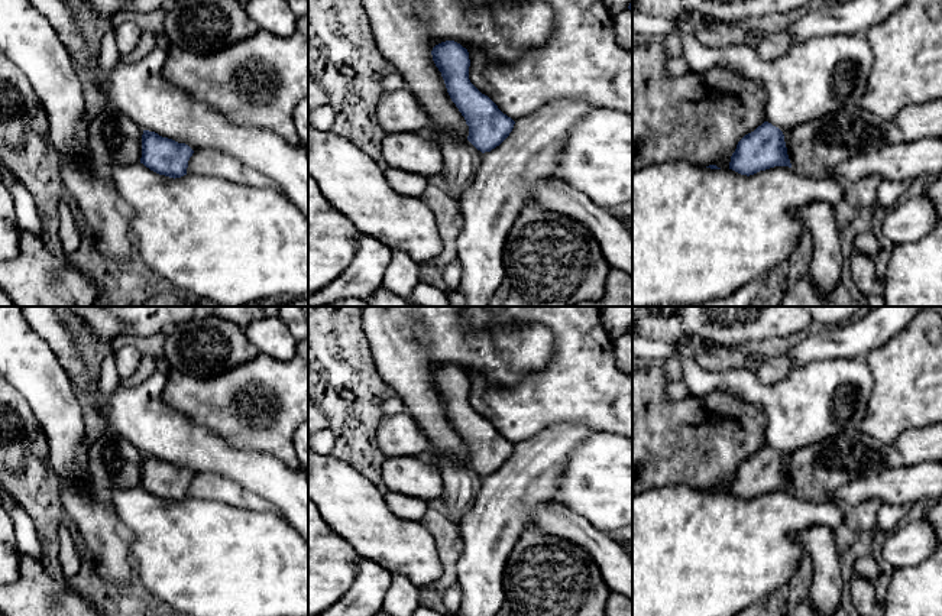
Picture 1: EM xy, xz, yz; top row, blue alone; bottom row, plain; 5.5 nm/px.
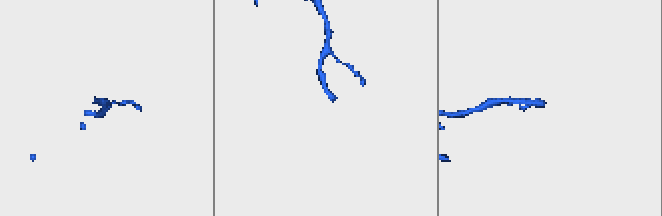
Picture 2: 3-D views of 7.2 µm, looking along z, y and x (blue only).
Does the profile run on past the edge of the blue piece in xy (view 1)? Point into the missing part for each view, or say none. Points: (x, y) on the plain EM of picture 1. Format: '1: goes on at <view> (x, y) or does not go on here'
1: does not go on here

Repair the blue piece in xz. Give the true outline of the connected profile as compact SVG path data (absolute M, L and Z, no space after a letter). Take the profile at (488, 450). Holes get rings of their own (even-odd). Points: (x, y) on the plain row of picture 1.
M446 364L436 369L431 379L451 425L469 450L467 464L482 477L499 470L512 455L515 445L470 406L467 373L454 364Z

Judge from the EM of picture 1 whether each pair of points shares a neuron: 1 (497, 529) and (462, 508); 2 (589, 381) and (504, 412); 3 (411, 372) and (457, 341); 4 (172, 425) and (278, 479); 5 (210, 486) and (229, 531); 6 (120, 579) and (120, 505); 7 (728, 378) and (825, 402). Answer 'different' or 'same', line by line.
1: different
2: same
3: same
4: same
5: different
6: different
7: same

